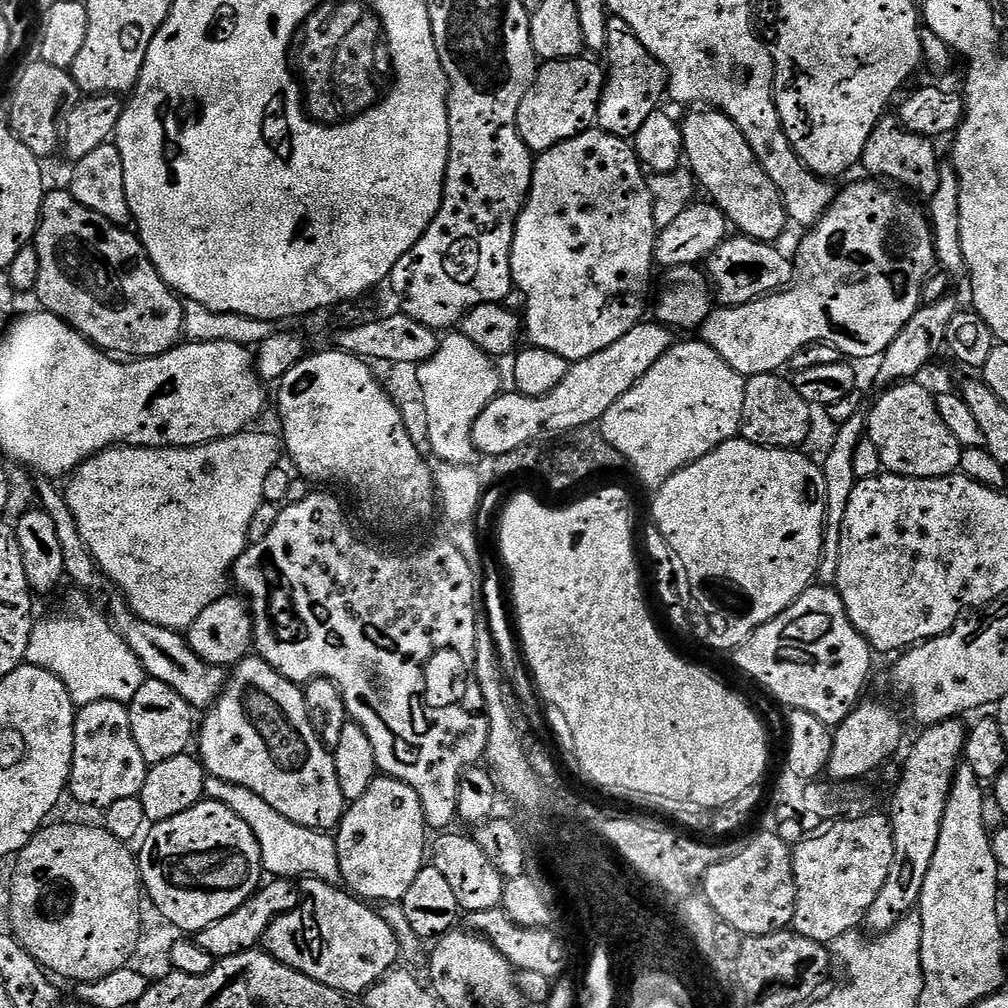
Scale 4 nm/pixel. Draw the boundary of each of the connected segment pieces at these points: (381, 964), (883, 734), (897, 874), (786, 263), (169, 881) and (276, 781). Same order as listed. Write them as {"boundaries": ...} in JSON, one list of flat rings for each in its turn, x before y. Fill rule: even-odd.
{"boundaries":[[[311,878,303,881,299,906,270,922,262,948,278,958,278,962,314,978,314,982,322,982,322,986,330,986,330,990,344,992,353,998,367,993,383,976,393,971,397,967,396,959,402,956,396,932,380,917,375,907,369,906,343,887]],[[857,704,841,724,835,725,827,775,833,781,863,781,863,776,882,767,899,750,903,736,904,728,899,718,891,716,886,705]],[[963,719,947,720,941,724,929,724,916,740,912,753,904,760,904,773,896,784,896,793,892,796,892,833,894,834,894,862,890,866,890,874,886,874,886,882,882,890,878,890,878,898,874,898,874,906,870,906,866,917,867,931,872,934,889,932,902,917,909,915,919,905,922,894,922,882,926,882,926,870,930,870,930,858,934,858,934,846,938,846,938,830,942,830,942,814,946,810,948,795,952,782,956,778,956,769,962,763,964,755,964,737,966,724]],[[736,234,722,241,716,250,709,253,706,275,714,289,715,299,720,299,721,305,735,306,748,304,787,288,794,279,794,264,789,257,780,253,775,243,752,240,743,234]],[[207,798,182,814,149,827,149,837,138,855,142,888,149,892,159,910,170,918,184,934,201,932,206,926,226,918,238,906,255,896,261,887,260,847,246,822,226,805]],[[252,654,231,669,224,691,203,716,204,725,198,728,198,759,209,777,249,788,258,798,274,806,278,814,290,818,290,822,298,822,298,826,332,830,339,825,346,811,342,786,338,786,332,752,314,734,314,726,310,726,301,685,282,678,278,670]]]}

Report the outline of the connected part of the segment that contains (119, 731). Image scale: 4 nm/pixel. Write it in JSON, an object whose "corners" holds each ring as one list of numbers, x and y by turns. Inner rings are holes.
{"corners":[[113,700,90,702,77,711,74,722,74,754,68,779,70,796,78,802,106,809,122,798,139,796,149,764,134,742,127,704]]}

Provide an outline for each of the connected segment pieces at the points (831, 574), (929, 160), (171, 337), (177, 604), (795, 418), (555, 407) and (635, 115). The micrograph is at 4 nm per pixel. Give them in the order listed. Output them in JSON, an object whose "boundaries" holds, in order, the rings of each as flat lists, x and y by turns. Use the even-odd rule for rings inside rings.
{"boundaries":[[[863,411,854,414,854,418,846,418,835,429,836,437,832,440,832,449,822,459,824,477,826,478,826,518,824,519,824,541,820,555,818,580,821,585,832,586,838,574,838,558,842,558,842,522,846,522,846,506,850,506,850,494,854,494,856,475,854,474,854,450,858,450,858,442,865,439,868,417]],[[885,118,877,124,866,142,862,168,873,177,883,178,905,189,913,188,922,198,929,198,934,190,938,190,938,174,942,163,941,157,936,157,936,148,932,144,935,143,929,137,919,136,902,127,899,119]],[[49,191,44,197,44,205,40,207,40,225,36,227,34,237,34,247,38,250,40,259,40,269,38,278,40,279,34,289,34,296,40,299,39,307,46,312,53,312,58,318,65,320,76,332,80,332,90,343,98,348,103,348,109,354,119,354,124,358,143,358,145,356,161,356,164,352,169,352,177,344,181,343,184,331,184,307,175,292,168,287,167,282,156,273,156,267,150,262,146,250,142,246,139,235,127,227,110,222,102,218,102,214,94,214,86,206,79,204,73,198,71,191,64,192]],[[245,430,221,440,212,440,209,444,199,444,193,448,134,448,131,446,105,448,96,456,91,456,86,463,71,473,67,481,69,482,68,488,66,487,68,505,74,514,74,522,78,522,78,530,90,554,96,559,100,569,107,574,109,581,121,588,117,589,128,601,130,607,146,622,154,622,163,628,172,628,178,633,183,633,192,625,194,618,198,618,198,614,202,614,202,610,210,606,210,602,225,595,224,583,227,580,229,583,230,573,235,569,238,558,249,545,250,518,254,518,254,510,258,510,258,506,265,503,262,485,266,483,266,474,270,474,270,470,278,467,282,460,281,437,271,436,268,432,256,431]],[[767,372,745,379,740,436,763,448,796,450,804,446,800,444,806,443,812,432,814,408,806,402,806,398,802,398,802,394,798,394,791,379,783,380,782,377,783,375]],[[659,322,648,323,635,324,614,342,614,346,606,346,606,350,598,350,598,354,590,354,590,358,575,361,566,378,562,378,550,394,527,396,509,390,495,396,474,422,472,437,481,457,510,454,510,450,518,450,518,446,539,440,545,434,584,430,600,421,606,410,610,410,610,406,614,406,614,402,618,402,618,398,622,398,622,394,626,394,658,358,662,358,662,354,672,349,673,329]],[[609,15,608,18,606,46,602,56,603,59,608,59,608,64,606,63,604,89,600,95,600,105,596,111,595,127,606,134,614,134,618,138,631,141,638,134,638,130,642,130,646,118,650,118,650,114,654,114,661,107,660,99,665,99,668,91,668,74,650,54,650,50,646,50,646,46,642,46,642,42,638,42,634,30,630,30,630,26,626,26,626,22,622,22,622,18,614,15]]]}

